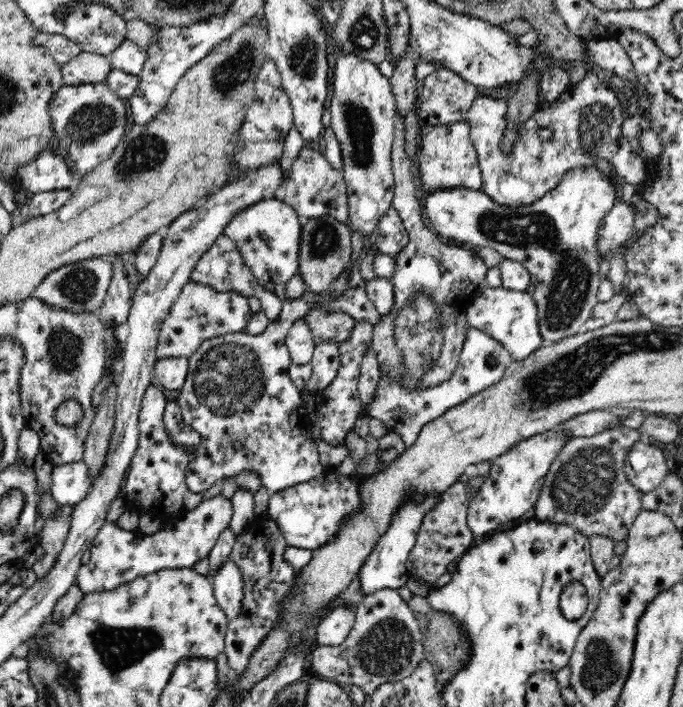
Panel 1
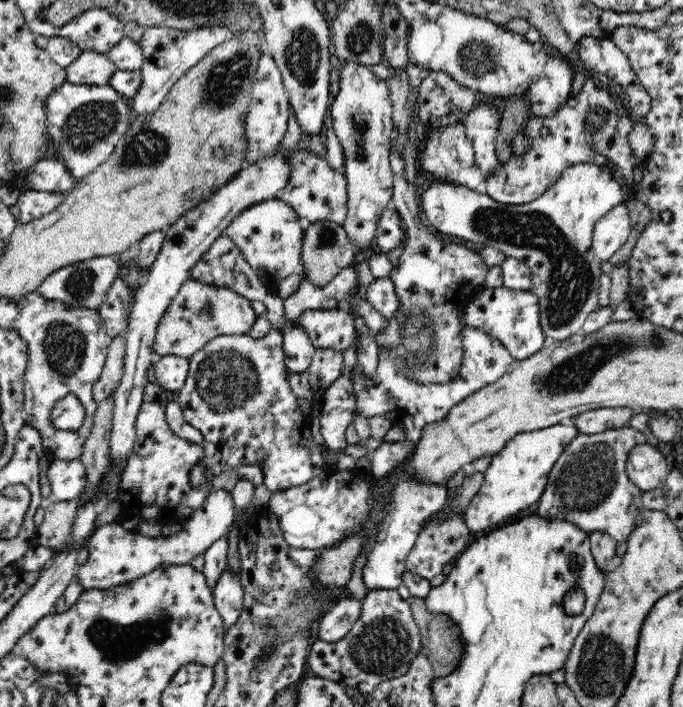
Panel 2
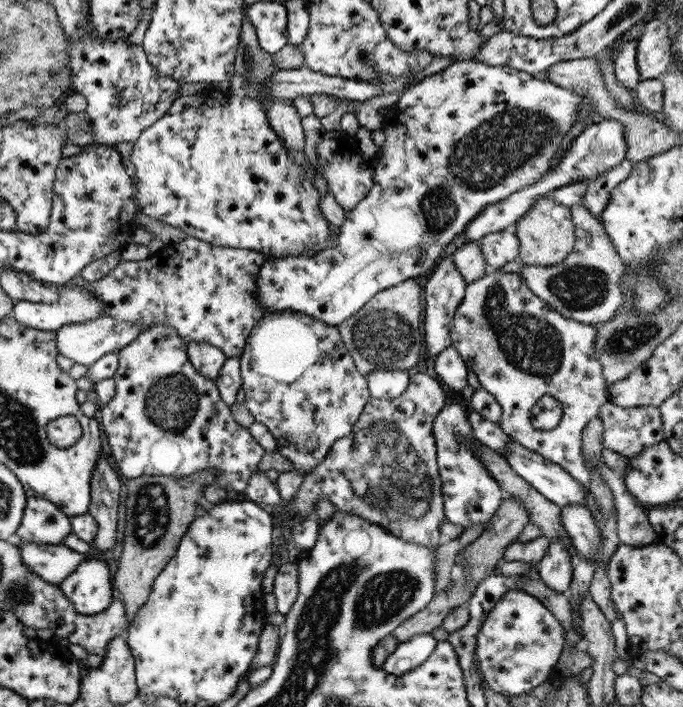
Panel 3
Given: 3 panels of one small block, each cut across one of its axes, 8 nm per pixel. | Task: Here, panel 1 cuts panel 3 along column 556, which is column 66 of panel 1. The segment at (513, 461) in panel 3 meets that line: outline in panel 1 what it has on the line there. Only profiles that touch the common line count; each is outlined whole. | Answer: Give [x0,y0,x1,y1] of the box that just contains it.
[51,460,93,506]

